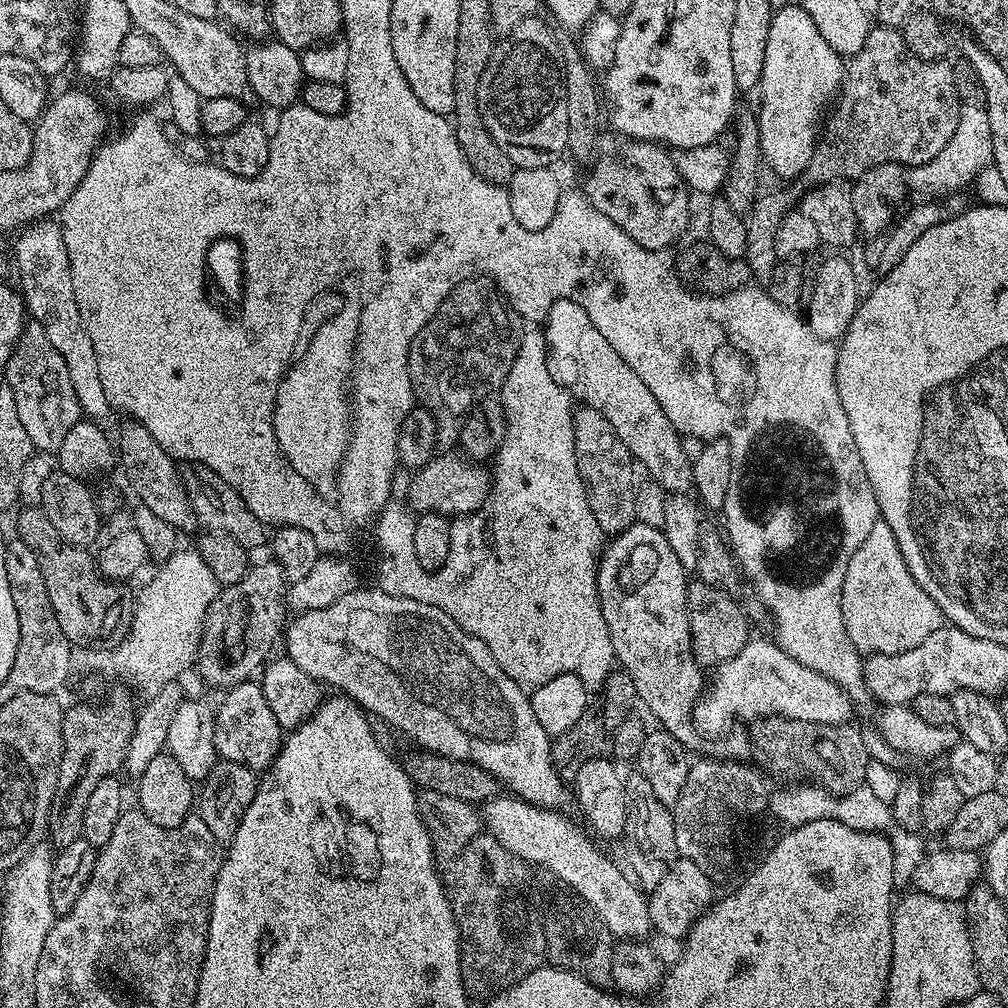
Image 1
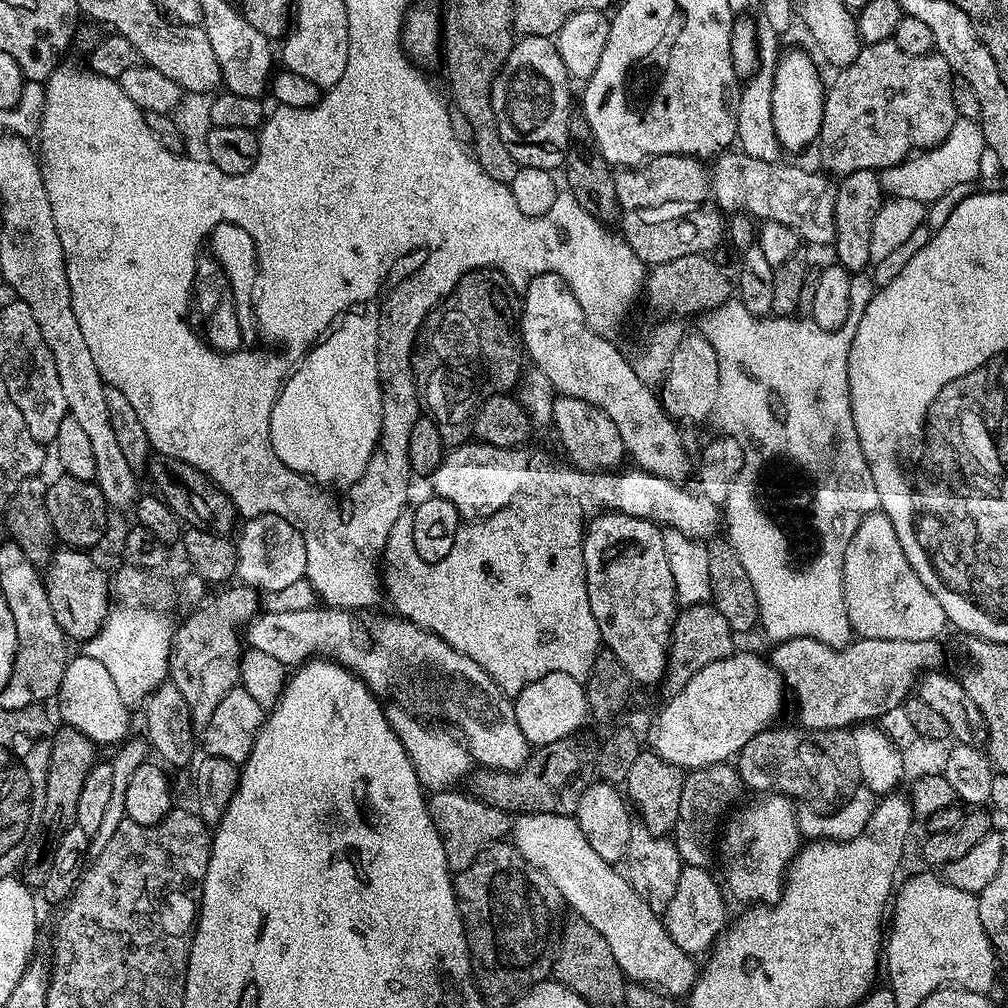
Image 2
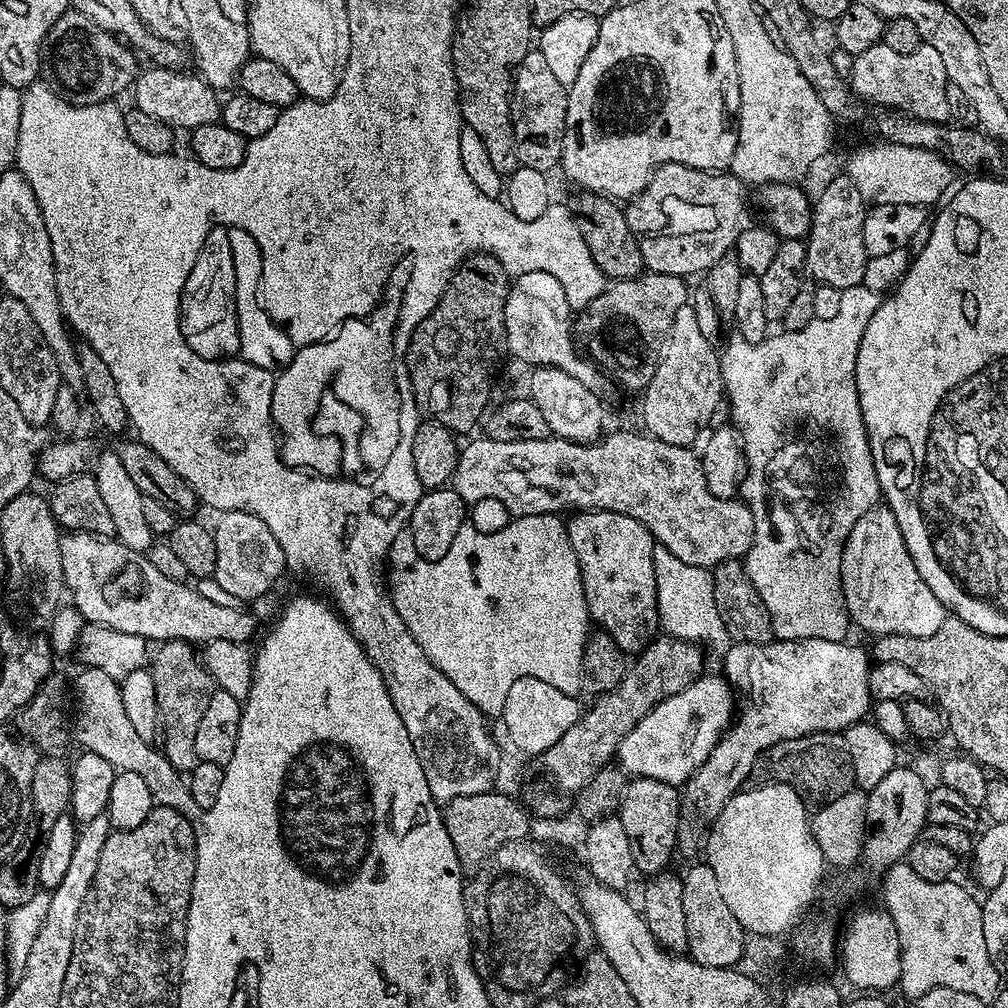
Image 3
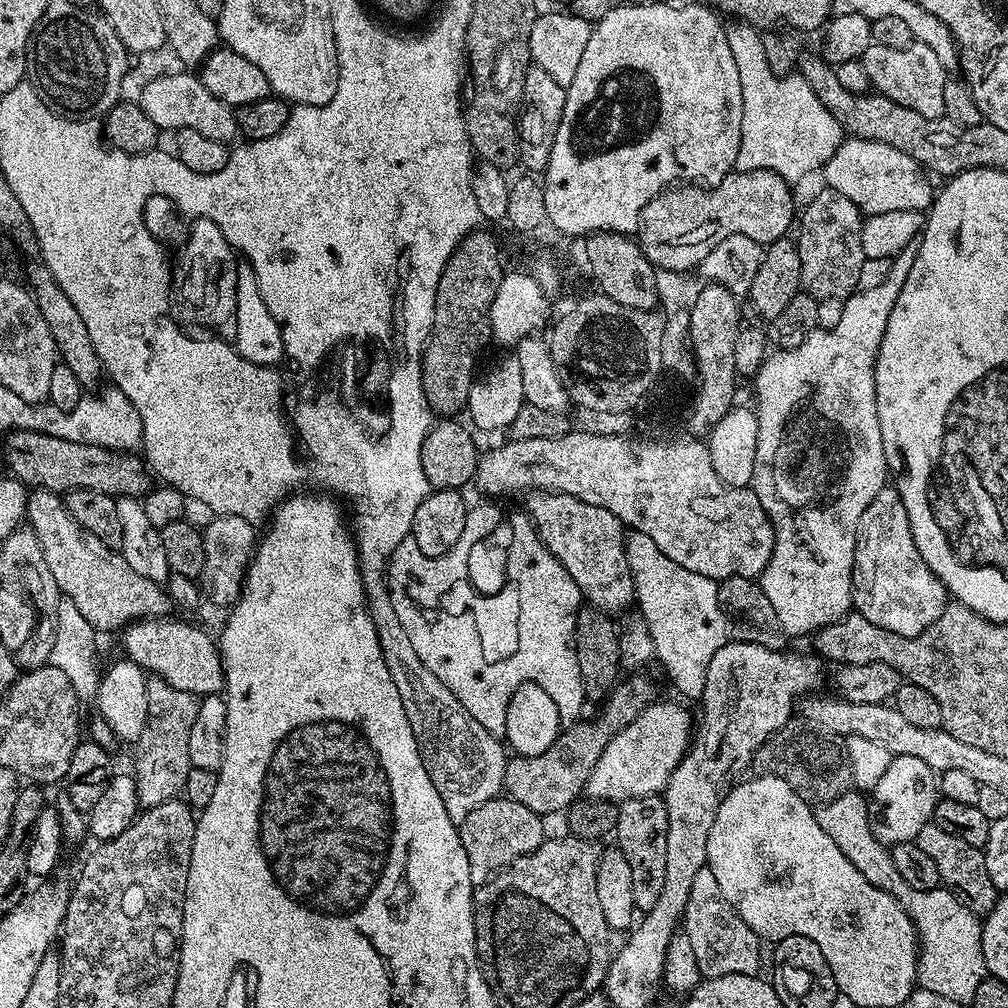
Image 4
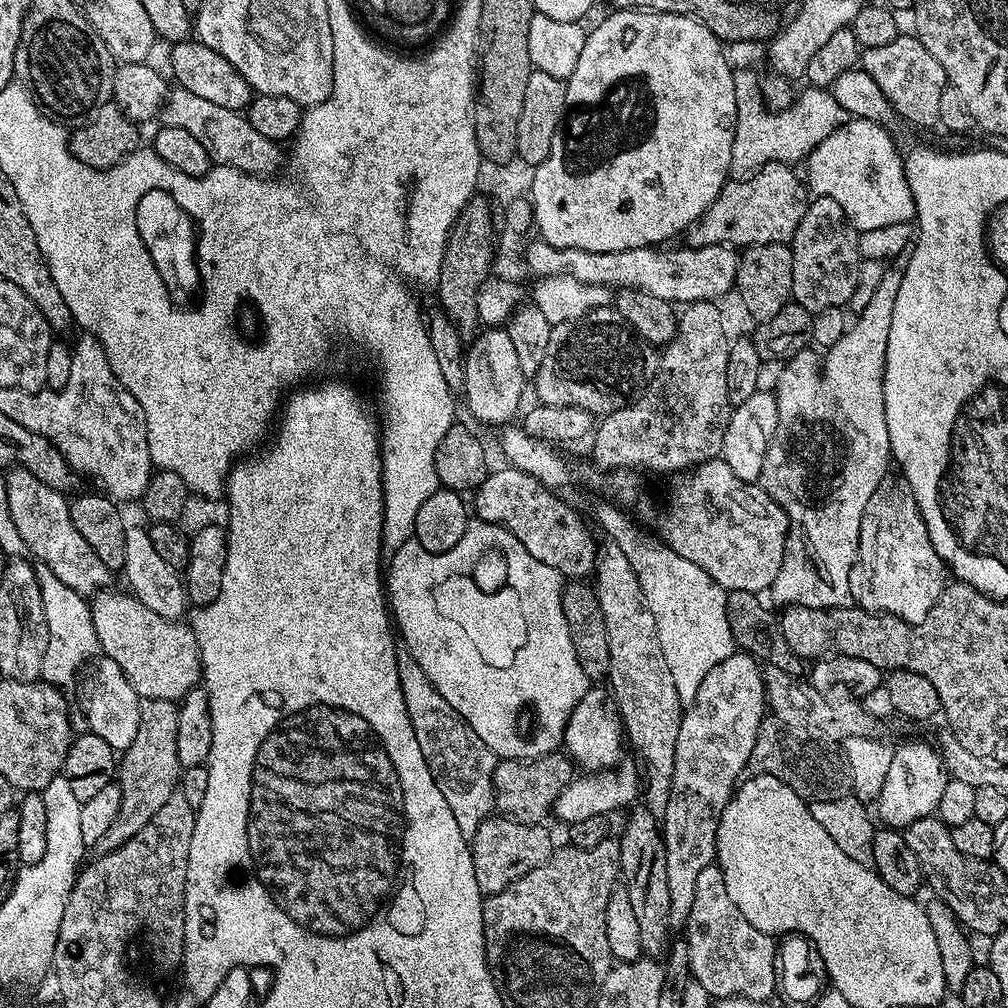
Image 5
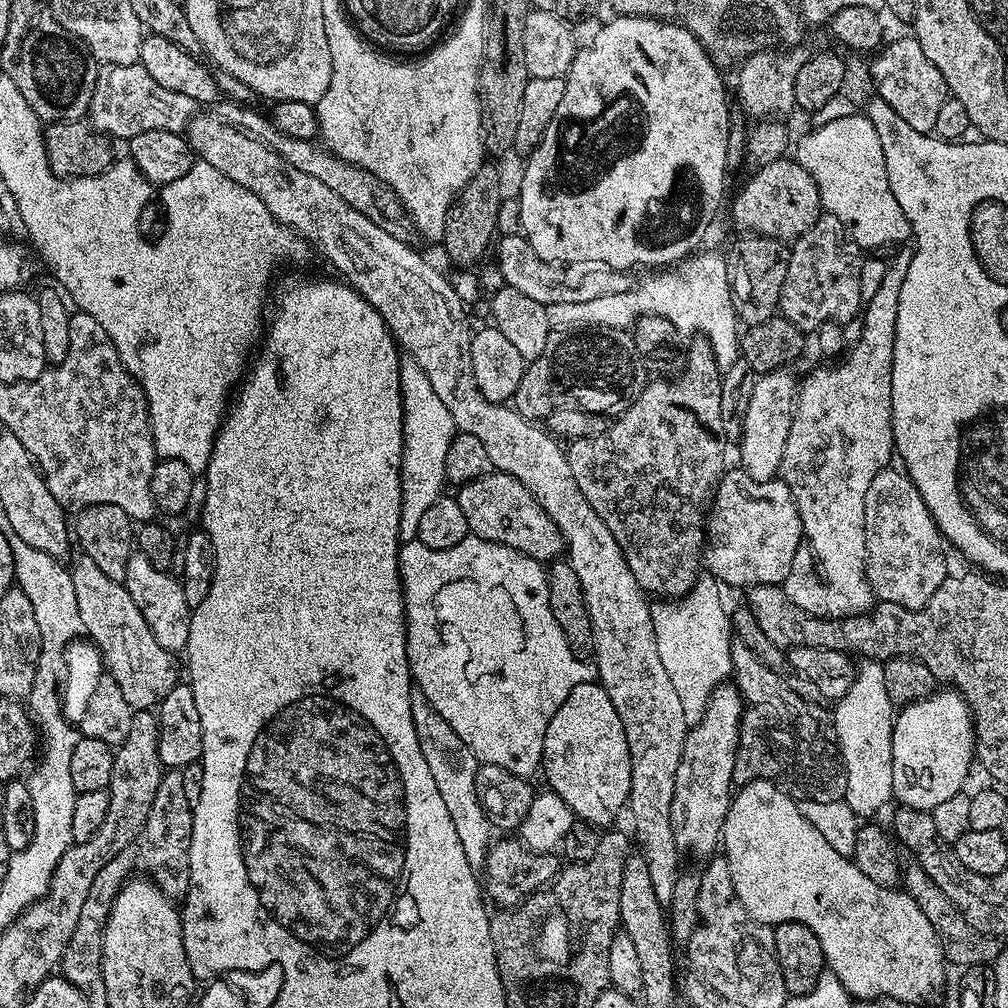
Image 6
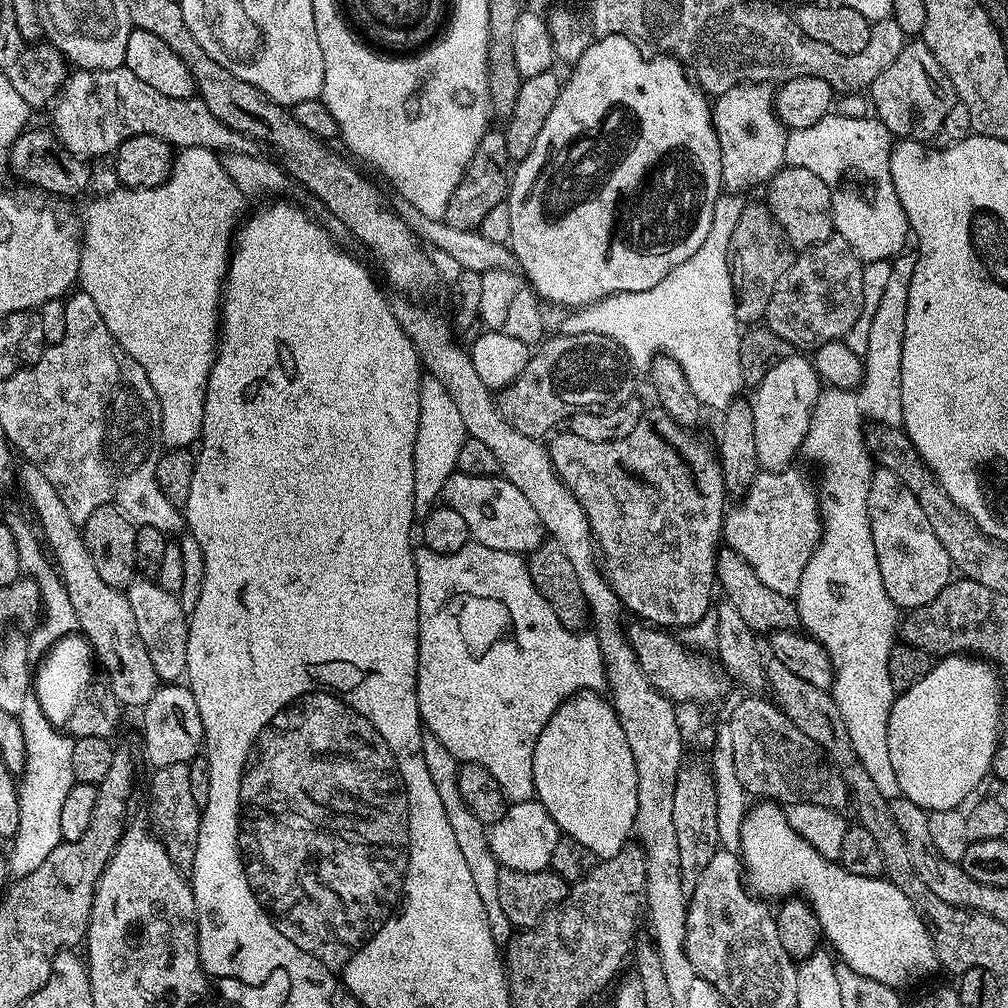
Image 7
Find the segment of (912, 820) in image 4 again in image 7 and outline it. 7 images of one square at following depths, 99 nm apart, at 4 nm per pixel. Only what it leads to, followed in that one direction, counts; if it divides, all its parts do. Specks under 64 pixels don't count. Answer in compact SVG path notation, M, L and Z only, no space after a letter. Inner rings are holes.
M953 654L937 659L922 682L897 695L890 710L888 741L900 795L929 812L960 808L963 800L990 776L992 759L1000 742L1000 687L1002 681L997 669L989 661L968 654Z

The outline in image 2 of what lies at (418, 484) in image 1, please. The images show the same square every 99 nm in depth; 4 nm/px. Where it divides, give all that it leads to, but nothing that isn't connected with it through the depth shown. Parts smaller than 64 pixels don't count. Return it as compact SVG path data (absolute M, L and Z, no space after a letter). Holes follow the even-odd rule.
M468 442L457 443L460 445L453 452L452 449L445 451L444 460L434 469L430 477L430 483L432 483L431 491L435 495L454 502L461 521L475 522L484 519L486 516L493 516L498 510L509 507L513 503L512 499L519 492L528 491L549 492L552 496L569 496L572 500L585 500L590 507L596 508L592 510L615 510L634 518L651 520L657 526L673 528L682 534L686 534L691 540L699 542L711 541L719 533L716 532L719 528L721 531L722 512L714 502L710 502L710 498L701 496L699 491L693 489L691 492L688 486L685 486L683 483L656 477L652 473L641 471L636 466L630 467L629 472L622 472L623 470L601 470L586 473L580 471L579 468L573 467L568 462L555 464L550 457L543 456L540 452L528 453L529 449L524 446L499 448L498 446L490 446L479 442L464 443Z

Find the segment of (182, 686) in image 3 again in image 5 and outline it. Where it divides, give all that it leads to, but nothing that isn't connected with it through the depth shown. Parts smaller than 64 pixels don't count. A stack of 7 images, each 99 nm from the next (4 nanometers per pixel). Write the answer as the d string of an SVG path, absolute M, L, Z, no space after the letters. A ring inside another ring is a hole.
M141 699L141 721L134 742L122 752L118 760L118 783L122 790L122 806L118 818L106 834L102 834L98 845L101 853L113 852L122 842L134 838L166 802L178 790L181 766L178 762L178 714L175 700Z

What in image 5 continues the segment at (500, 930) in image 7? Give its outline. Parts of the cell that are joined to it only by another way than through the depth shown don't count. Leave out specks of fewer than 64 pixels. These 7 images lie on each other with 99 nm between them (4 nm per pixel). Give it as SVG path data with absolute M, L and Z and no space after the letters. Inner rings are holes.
M407 650L397 651L396 657L408 724L414 726L417 747L423 747L425 759L430 760L426 771L432 776L432 783L440 796L446 800L446 806L450 806L458 822L458 830L470 838L478 826L493 815L492 775L498 757L482 742L482 738L478 738L478 734L474 734L474 730L470 730L470 726L452 709L450 702L434 690L430 678L422 674L422 666L414 662Z

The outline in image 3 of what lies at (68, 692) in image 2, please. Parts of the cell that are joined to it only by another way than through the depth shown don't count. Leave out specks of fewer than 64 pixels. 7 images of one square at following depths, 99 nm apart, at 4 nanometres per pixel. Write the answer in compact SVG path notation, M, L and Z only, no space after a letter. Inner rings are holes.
M85 667L76 678L74 684L78 706L72 725L72 736L80 744L80 748L87 752L99 754L106 762L116 767L117 771L141 774L150 786L153 803L159 807L178 810L183 814L195 831L200 835L204 820L207 820L205 808L194 801L191 787L185 775L177 770L164 756L161 749L152 748L144 736L134 728L132 721L123 704L123 696L119 683L110 678L105 671L97 668Z

